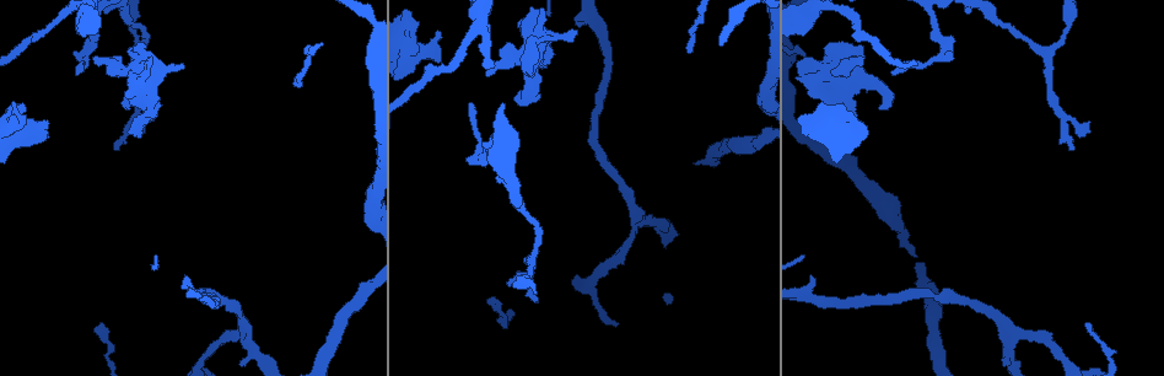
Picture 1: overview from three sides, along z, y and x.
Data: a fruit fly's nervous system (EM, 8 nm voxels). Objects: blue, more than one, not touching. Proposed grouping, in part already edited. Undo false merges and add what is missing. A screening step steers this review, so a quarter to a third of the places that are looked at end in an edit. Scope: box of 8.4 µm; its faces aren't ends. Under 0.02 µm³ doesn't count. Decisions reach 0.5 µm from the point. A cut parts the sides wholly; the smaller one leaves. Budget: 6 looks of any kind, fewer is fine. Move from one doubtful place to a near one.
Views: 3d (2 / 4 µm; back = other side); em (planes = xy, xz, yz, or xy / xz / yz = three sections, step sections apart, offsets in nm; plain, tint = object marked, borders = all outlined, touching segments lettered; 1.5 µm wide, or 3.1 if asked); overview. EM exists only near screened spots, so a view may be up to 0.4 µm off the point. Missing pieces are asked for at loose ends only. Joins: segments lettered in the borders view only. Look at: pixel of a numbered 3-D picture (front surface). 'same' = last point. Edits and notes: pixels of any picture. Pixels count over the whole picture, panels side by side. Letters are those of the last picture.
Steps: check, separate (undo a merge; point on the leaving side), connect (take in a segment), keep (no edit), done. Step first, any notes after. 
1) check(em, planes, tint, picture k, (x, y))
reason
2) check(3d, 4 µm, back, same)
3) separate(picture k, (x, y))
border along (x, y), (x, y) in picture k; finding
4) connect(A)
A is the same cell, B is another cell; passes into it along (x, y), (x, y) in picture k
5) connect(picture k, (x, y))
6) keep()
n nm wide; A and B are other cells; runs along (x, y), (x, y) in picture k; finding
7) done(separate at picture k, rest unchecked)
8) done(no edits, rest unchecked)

check(3d, 4 µm, picture 1, (97, 59))

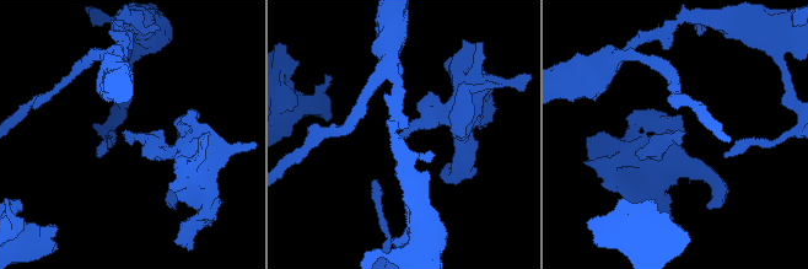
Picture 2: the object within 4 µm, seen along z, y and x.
check(em, xy, step 4, tint, picture 2, (683, 132))

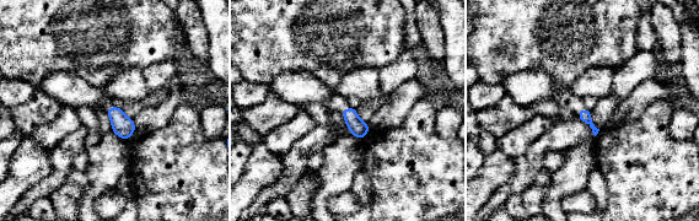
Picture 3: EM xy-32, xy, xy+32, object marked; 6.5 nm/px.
check(em, planes, borders, same)

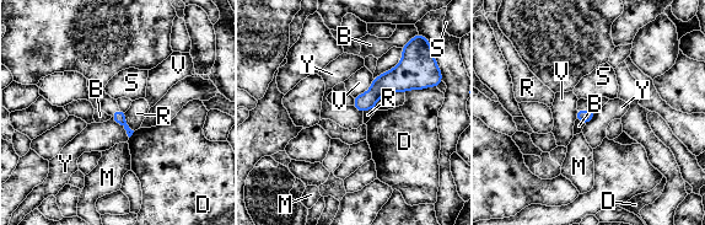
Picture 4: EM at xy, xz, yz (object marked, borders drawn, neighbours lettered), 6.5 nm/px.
keep()
B, D, M, R, S, V and Y are other cells; border along (111, 117), (123, 127), (129, 137) in picture 4; no lettered segment goes on from it

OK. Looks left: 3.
check(em, xy, step 4, borders, picture 1, (47, 124))
thick end

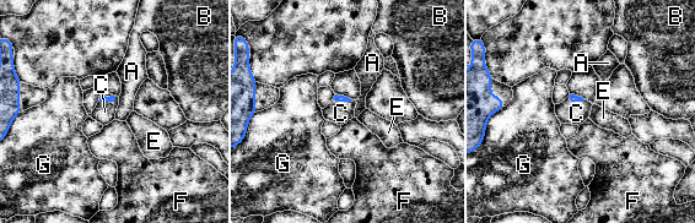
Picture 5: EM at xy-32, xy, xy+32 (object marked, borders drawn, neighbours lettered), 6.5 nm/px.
check(em, planes, borders, same)

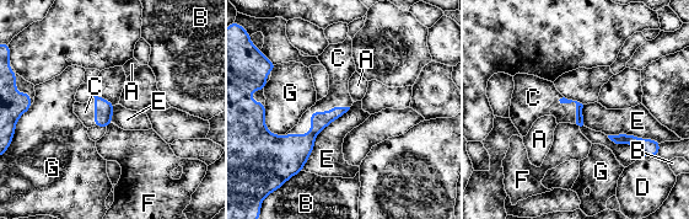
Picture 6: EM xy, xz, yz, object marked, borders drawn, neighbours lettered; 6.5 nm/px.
connect(picture 6, (338, 95))
C is the same cell, A, B, D, E, F and G are other cells; passes into it along (295, 150), (311, 116), (338, 95) in picture 6; it goes on there

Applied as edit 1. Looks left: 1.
done(connect at picture 6, rest unchecked)

